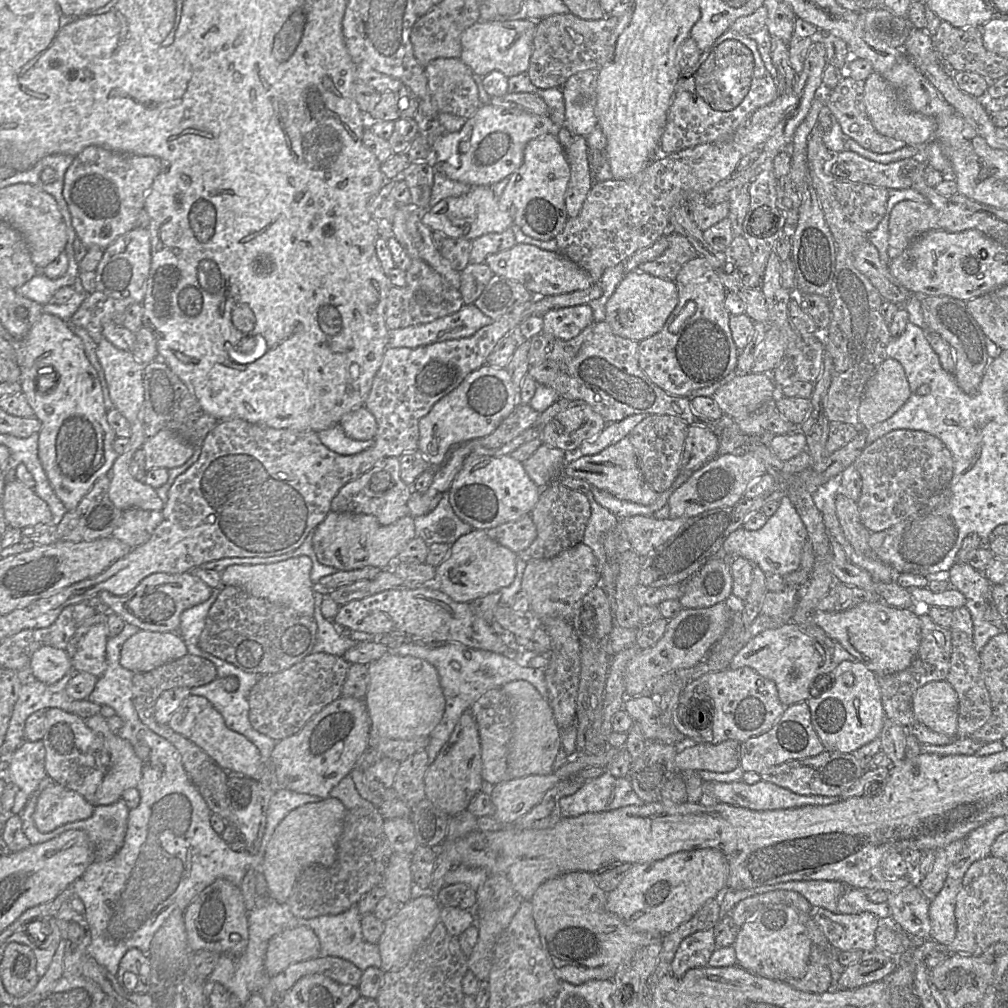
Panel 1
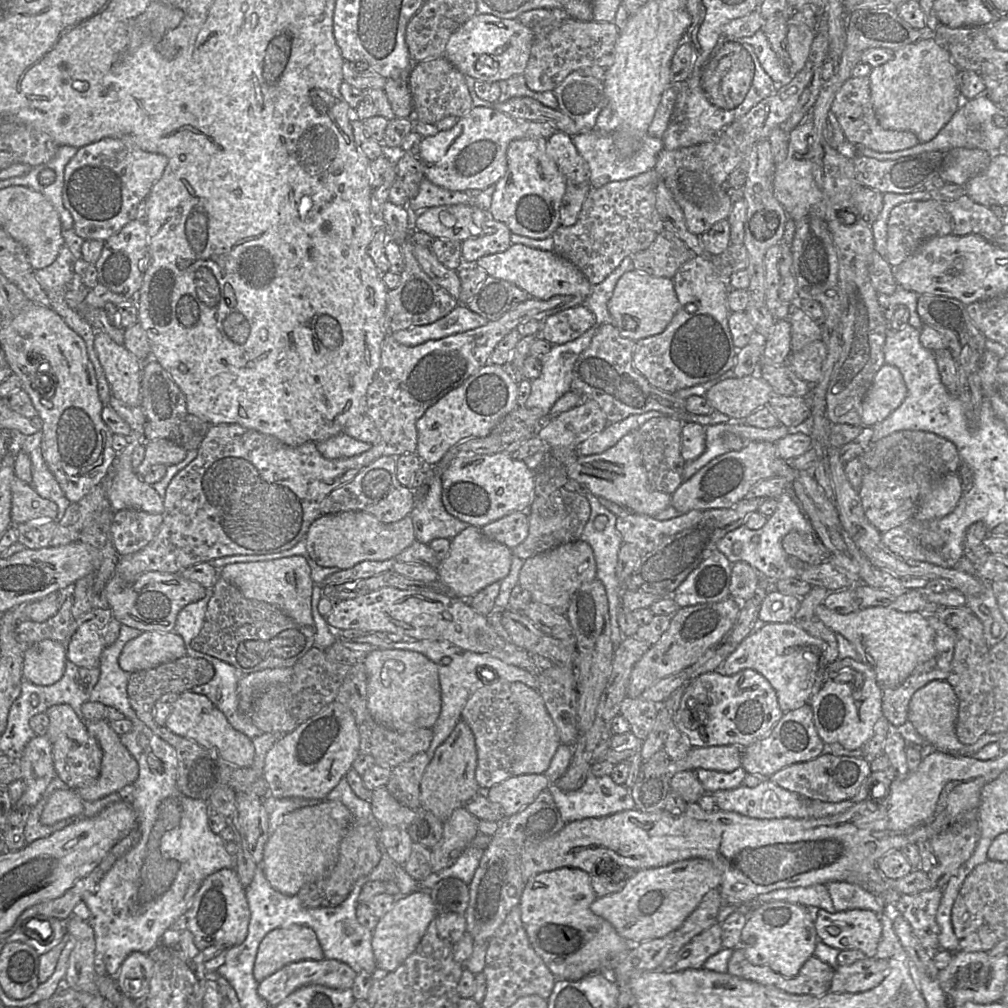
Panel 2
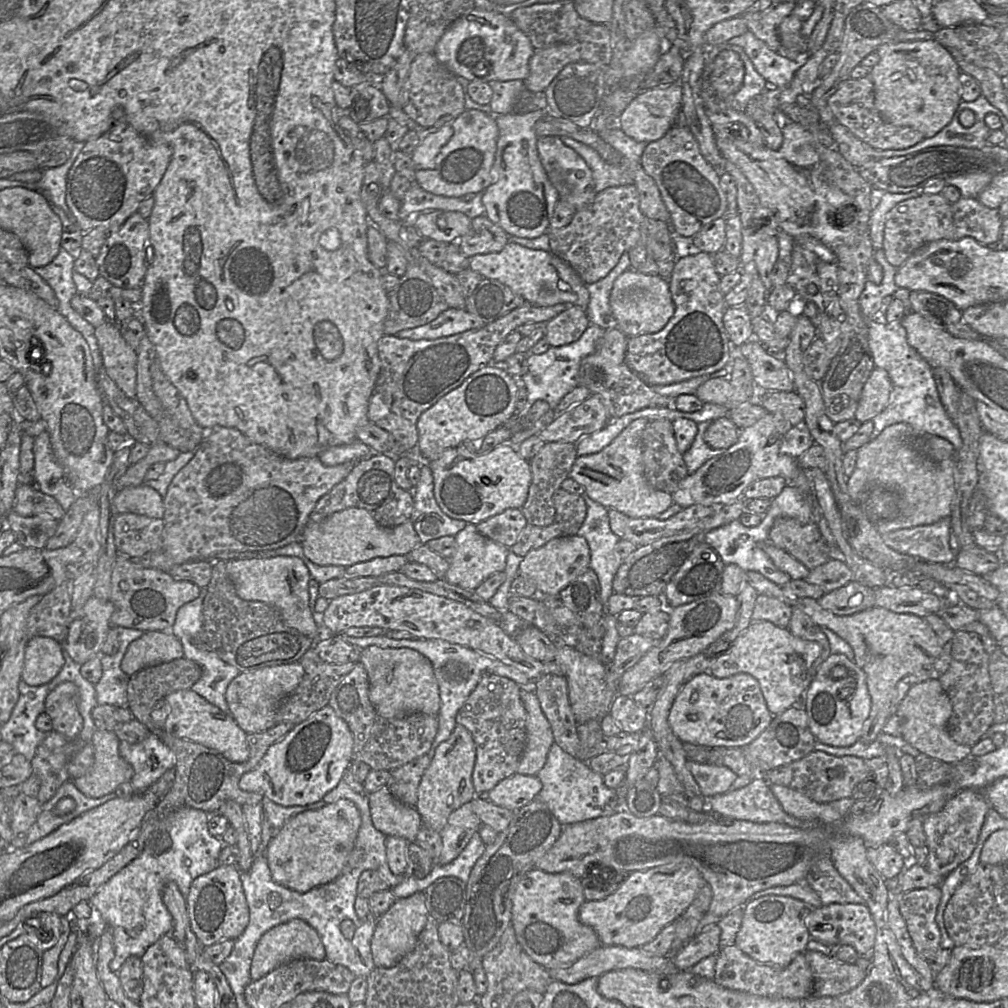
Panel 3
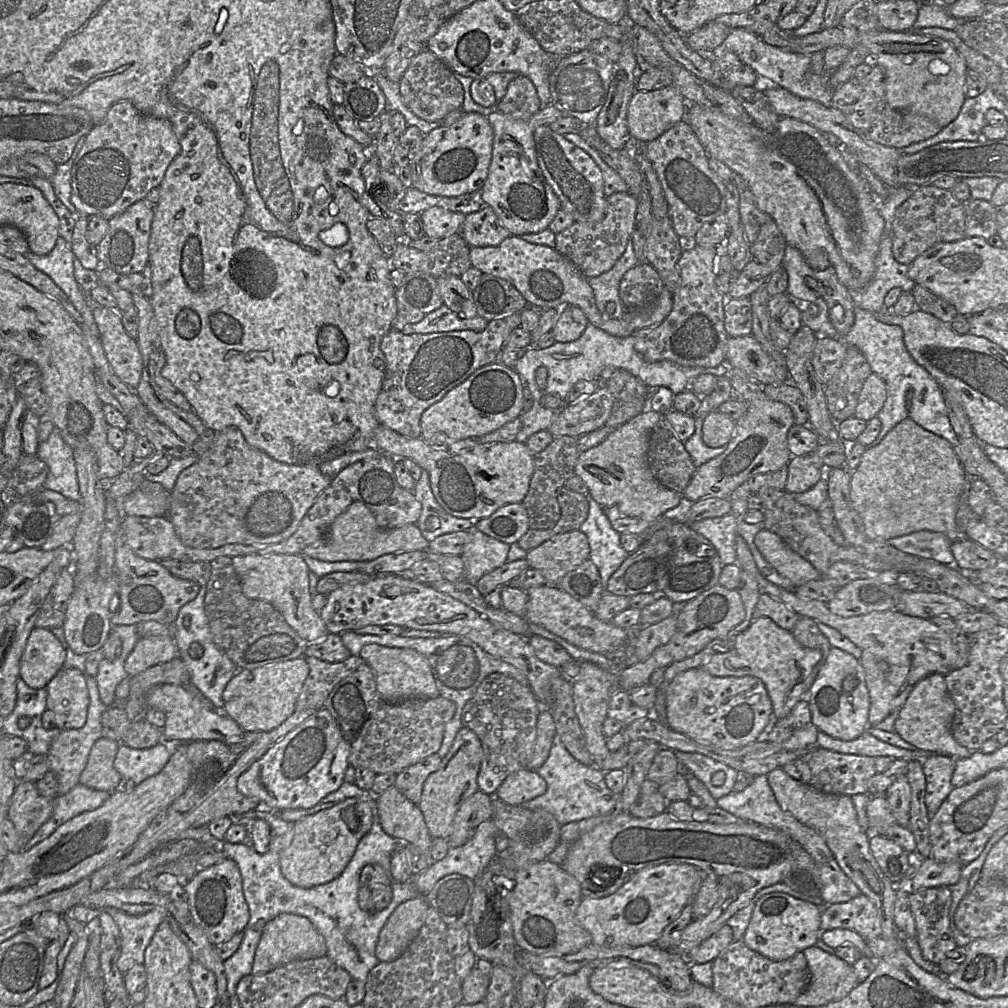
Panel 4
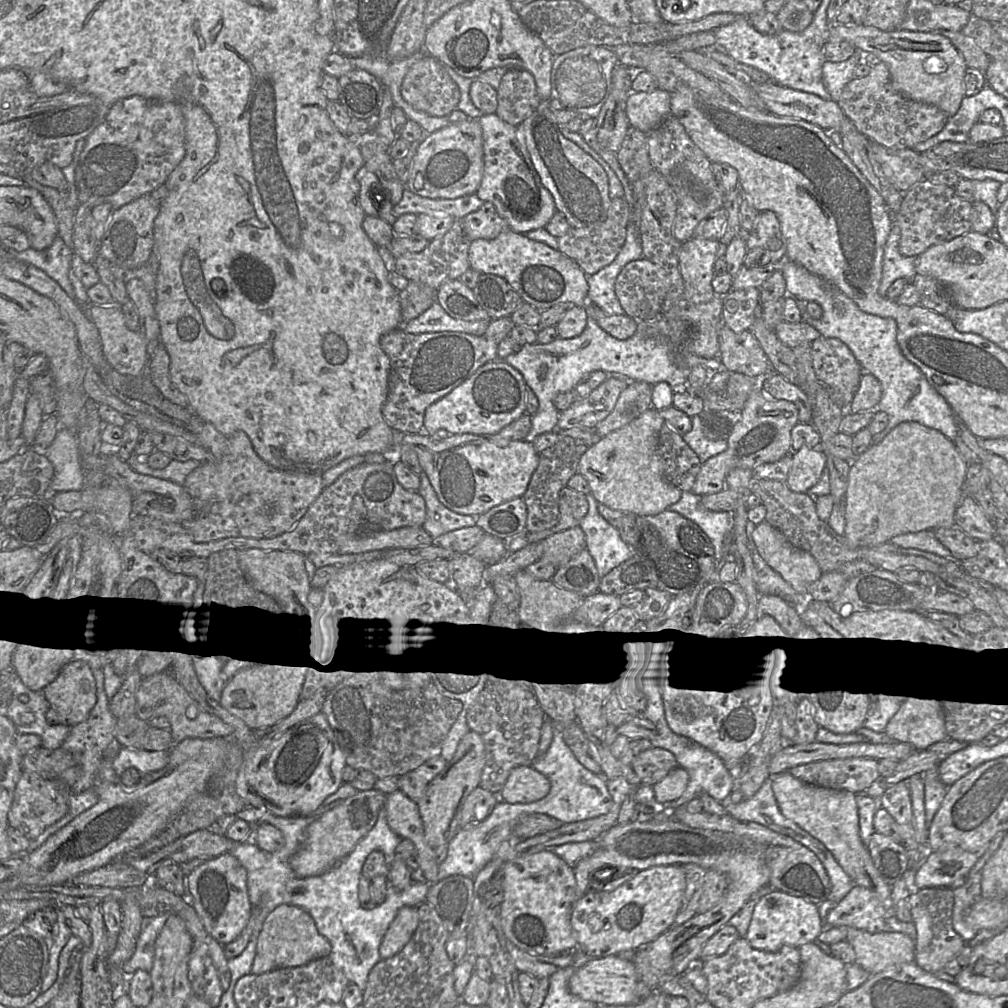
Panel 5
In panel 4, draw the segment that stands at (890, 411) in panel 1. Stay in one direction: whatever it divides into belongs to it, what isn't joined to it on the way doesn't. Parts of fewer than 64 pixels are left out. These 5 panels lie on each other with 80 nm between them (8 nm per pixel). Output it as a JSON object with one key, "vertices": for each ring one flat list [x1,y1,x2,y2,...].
{"vertices":[[872,372,866,378,861,388,854,417,865,421,876,417,883,407,886,396,886,384,884,380]]}

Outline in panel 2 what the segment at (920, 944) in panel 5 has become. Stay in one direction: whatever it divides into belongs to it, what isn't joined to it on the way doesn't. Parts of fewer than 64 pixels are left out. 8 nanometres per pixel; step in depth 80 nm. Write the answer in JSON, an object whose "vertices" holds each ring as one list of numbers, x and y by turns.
{"vertices":[[931,888,913,894,901,894,891,913,898,912,910,924,914,935,930,953,940,950,940,927,936,913,942,898,942,889]]}

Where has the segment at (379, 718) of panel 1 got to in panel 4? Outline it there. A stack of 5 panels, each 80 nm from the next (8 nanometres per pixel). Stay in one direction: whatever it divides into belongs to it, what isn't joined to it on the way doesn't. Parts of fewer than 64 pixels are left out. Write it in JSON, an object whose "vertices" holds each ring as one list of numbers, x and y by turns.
{"vertices":[[367,644,359,656,372,669,376,688,381,698,389,703,397,703,410,698,435,698,439,696,434,676,427,659,415,650]]}

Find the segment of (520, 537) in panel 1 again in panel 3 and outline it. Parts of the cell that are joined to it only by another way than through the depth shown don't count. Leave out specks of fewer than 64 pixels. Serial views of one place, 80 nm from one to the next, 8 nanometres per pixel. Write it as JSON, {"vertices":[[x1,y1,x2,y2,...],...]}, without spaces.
{"vertices":[[510,508,480,522,476,527,483,536,510,549,527,524,521,509]]}

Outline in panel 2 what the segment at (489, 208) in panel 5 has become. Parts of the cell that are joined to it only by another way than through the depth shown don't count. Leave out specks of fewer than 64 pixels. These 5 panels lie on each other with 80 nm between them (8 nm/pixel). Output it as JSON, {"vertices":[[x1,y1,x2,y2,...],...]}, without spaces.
{"vertices":[[488,216,480,236,471,236,462,242,463,262,476,263,487,255,506,251,512,244,510,229,502,222]]}

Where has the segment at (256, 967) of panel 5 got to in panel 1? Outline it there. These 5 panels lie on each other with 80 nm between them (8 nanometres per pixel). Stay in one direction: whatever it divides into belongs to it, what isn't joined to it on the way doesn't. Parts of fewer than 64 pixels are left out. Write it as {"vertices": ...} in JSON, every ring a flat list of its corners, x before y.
{"vertices":[[299,926,272,937,265,955,265,971,274,977,291,964,319,957,320,942,311,928]]}

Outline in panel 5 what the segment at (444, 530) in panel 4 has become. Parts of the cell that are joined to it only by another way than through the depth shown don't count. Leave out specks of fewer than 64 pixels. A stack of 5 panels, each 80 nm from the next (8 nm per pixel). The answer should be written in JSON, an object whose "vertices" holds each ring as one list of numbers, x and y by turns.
{"vertices":[[420,475,418,493,426,503,426,518,422,528,434,539,448,532,476,525,476,517,456,513,444,506,434,491,427,475]]}

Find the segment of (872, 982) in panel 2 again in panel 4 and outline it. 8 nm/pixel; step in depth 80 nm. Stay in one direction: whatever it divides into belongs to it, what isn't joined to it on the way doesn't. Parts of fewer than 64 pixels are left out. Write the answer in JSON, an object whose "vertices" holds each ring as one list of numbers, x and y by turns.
{"vertices":[[810,946,802,951,809,970,809,983,793,1005,819,1007,845,997,858,979,851,965,843,960]]}

